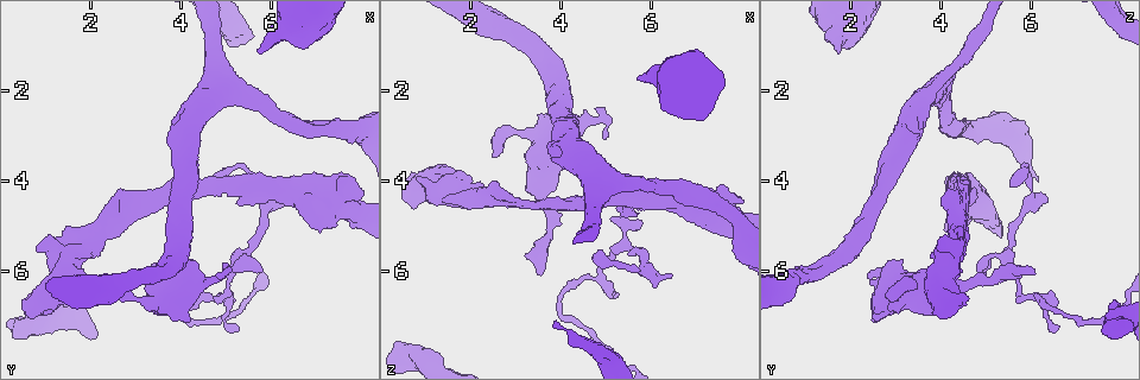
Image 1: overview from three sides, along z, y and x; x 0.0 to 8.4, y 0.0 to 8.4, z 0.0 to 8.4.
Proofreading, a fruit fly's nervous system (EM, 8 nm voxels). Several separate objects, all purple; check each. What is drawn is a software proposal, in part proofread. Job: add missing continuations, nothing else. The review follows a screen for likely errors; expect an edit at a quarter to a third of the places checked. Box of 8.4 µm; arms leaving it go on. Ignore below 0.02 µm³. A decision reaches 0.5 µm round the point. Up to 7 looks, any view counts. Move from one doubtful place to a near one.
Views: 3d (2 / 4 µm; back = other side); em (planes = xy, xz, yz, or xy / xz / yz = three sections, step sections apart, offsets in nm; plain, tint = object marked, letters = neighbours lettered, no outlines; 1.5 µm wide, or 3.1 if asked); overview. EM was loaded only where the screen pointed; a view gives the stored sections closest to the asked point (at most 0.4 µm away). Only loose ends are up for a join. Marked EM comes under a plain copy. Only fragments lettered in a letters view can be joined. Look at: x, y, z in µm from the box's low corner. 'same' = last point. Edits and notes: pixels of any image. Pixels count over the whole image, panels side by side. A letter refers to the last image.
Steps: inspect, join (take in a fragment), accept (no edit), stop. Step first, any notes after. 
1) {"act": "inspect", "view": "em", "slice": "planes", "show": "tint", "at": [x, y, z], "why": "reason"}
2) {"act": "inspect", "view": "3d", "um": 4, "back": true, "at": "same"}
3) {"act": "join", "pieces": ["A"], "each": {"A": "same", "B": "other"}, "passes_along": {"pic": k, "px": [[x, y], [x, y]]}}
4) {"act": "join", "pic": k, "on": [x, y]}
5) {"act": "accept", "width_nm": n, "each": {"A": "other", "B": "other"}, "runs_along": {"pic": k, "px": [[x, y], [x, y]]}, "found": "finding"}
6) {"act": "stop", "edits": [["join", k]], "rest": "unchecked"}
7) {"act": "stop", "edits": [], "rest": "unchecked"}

{"act": "inspect", "view": "3d", "um": 2, "back": true, "at": [0.65, 6.55, 4.60]}

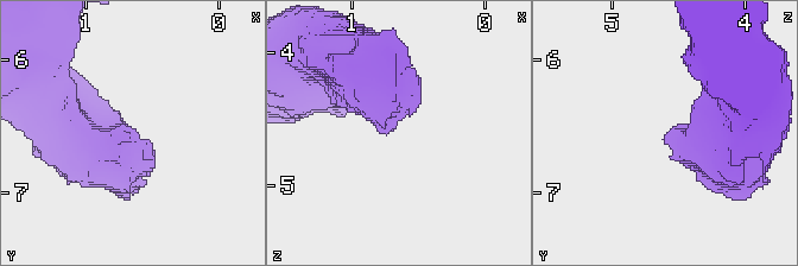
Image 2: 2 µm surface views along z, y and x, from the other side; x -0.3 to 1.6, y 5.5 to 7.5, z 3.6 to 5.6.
{"act": "inspect", "view": "em", "slice": "planes", "show": "letters", "at": [0.70, 6.54, 4.58], "why": "need the tissue"}

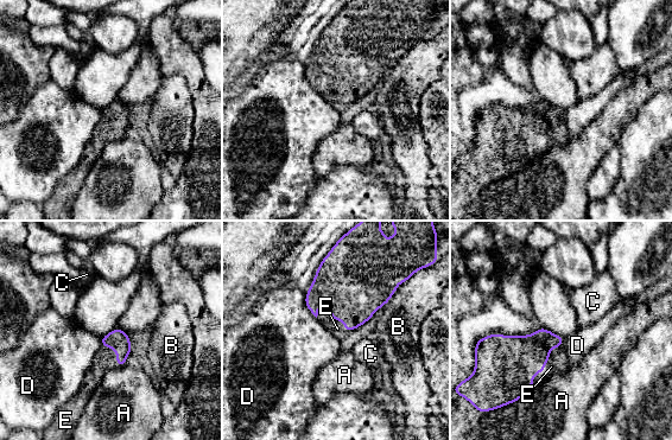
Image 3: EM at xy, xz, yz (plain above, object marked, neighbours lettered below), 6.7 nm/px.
{"act": "join", "pieces": ["E"], "each": {"A": "other", "B": "other", "C": "other", "D": "other", "E": "same"}, "passes_along": {"pic": 3, "px": [[508, 363], [545, 363], [558, 362]]}, "found": "it goes on there"}

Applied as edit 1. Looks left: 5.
{"act": "inspect", "view": "overview"}

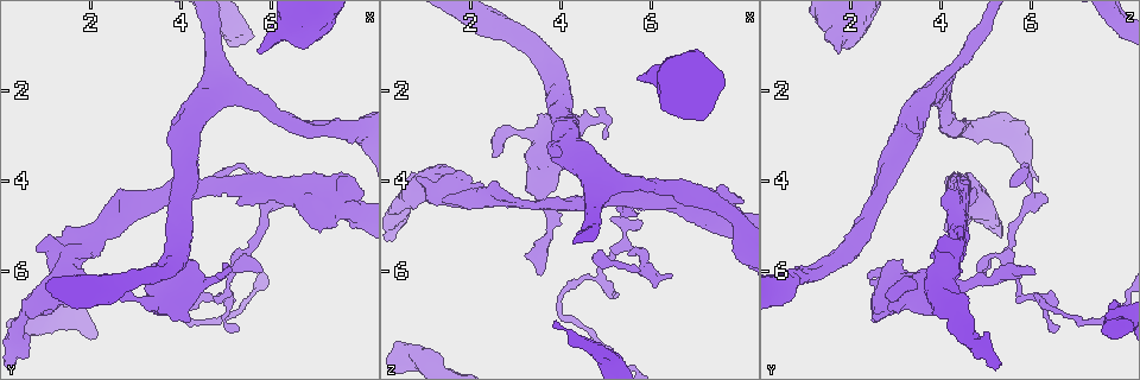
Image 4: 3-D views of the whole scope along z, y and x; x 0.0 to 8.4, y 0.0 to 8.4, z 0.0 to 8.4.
{"act": "inspect", "view": "3d", "um": 4, "at": [3.55, 6.05, 6.10], "why": "long arm stops here"}

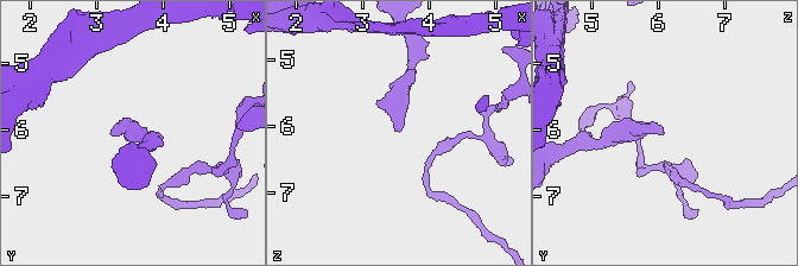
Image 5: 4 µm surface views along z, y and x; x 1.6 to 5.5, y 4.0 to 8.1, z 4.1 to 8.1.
{"act": "inspect", "view": "em", "slice": "xy", "step": 8, "show": "letters", "at": [3.55, 6.00, 6.05], "why": "now the EM"}

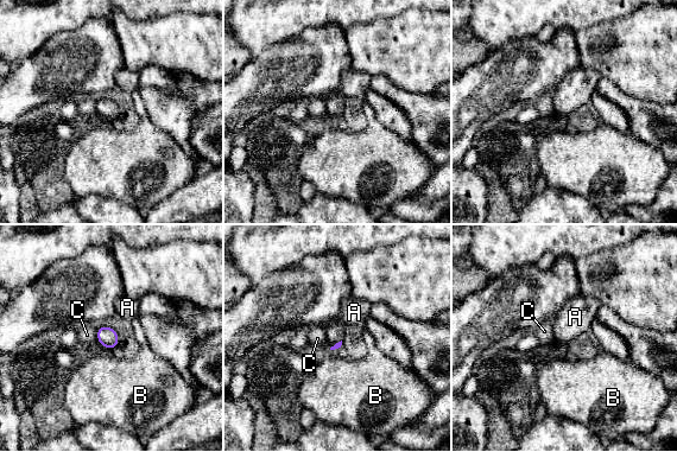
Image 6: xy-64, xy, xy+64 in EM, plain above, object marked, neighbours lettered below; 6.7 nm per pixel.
{"act": "inspect", "view": "em", "slice": "planes", "show": "letters", "at": "same", "why": "cut it another way"}

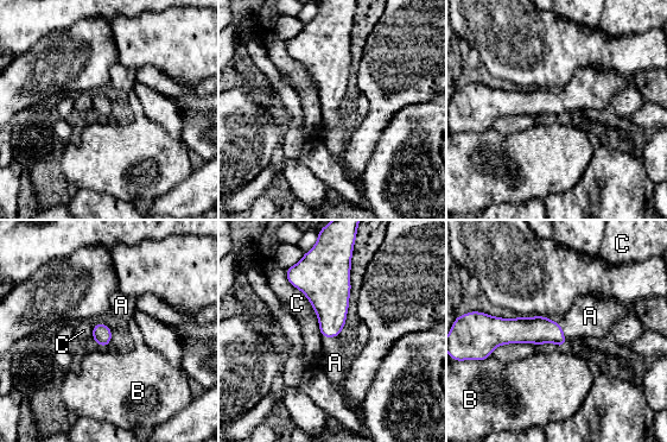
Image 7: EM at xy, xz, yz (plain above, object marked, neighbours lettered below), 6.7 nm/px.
{"act": "join", "pieces": ["A"], "width_nm": 130, "each": {"A": "same", "B": "other", "C": "other"}, "passes_along": {"pic": 7, "px": [[539, 329], [563, 333], [590, 316]]}, "found": "it goes on there"}

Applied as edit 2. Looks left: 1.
{"act": "stop", "edits": [["join", 3], ["join", 7]], "rest": "unchecked"}

